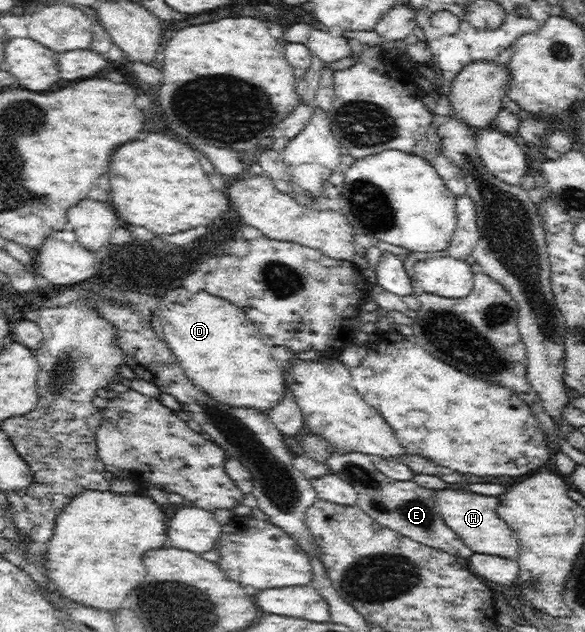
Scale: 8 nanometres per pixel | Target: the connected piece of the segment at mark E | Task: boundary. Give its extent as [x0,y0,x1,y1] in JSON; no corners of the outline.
[326,451,474,559]

